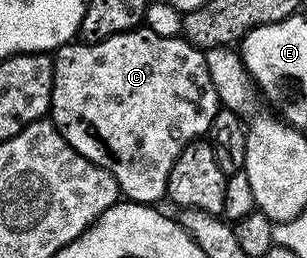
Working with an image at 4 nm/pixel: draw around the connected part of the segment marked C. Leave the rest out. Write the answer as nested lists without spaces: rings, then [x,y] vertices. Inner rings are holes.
[[[137,26],[129,32],[119,32],[113,36],[108,36],[104,40],[94,40],[91,42],[73,42],[64,44],[57,48],[54,53],[54,63],[52,65],[52,101],[50,103],[50,119],[53,126],[60,131],[62,138],[78,150],[90,162],[94,162],[100,168],[105,168],[116,183],[119,184],[121,193],[129,201],[151,205],[155,196],[163,197],[168,190],[168,175],[172,169],[172,162],[177,152],[180,151],[181,141],[176,141],[176,136],[184,135],[184,138],[200,138],[205,135],[214,118],[218,107],[218,97],[214,90],[214,82],[210,82],[210,70],[206,66],[204,52],[197,48],[195,44],[176,36],[163,36],[160,32],[151,32],[145,26]]]

